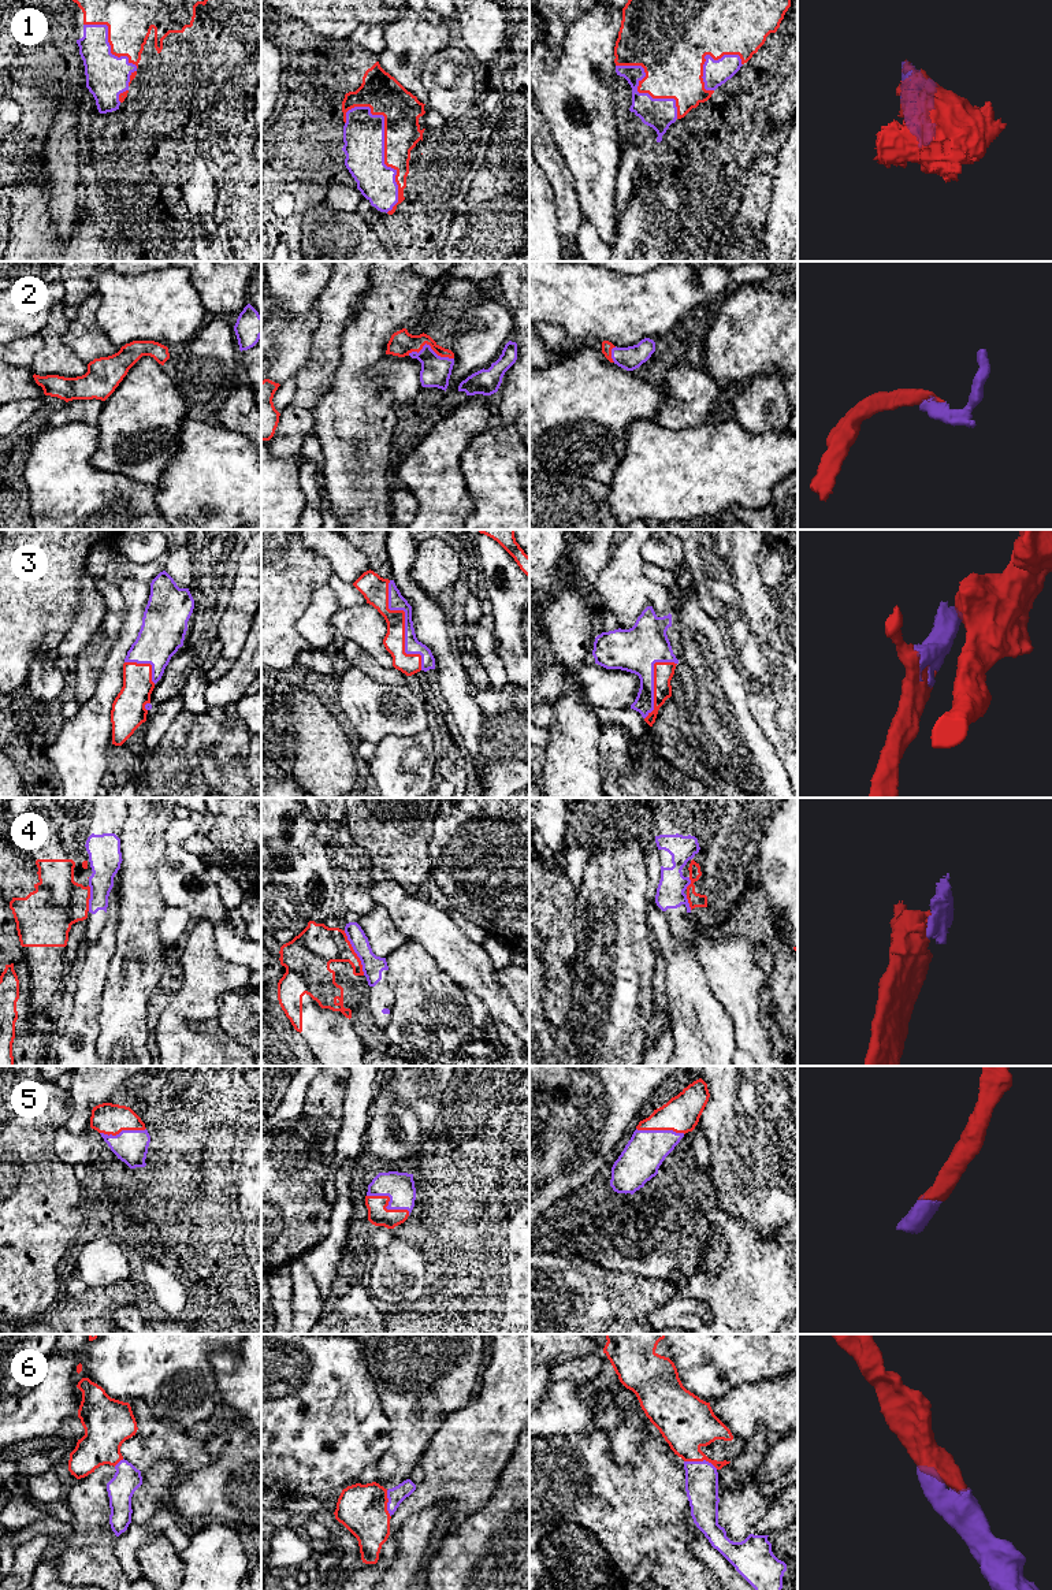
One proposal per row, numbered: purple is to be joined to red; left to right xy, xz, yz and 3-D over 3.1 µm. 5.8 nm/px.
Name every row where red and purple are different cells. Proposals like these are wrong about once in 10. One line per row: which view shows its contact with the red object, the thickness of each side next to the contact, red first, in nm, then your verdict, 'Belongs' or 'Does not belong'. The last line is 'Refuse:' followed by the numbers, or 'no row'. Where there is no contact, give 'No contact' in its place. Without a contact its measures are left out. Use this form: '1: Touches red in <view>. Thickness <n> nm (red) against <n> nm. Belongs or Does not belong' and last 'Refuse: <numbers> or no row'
1: Touches red in xz. Thickness 220 nm (red) against 240 nm. Belongs
2: Touches red in xz. Thickness 150 nm (red) against 180 nm. Belongs
3: Touches red in xz. Thickness 140 nm (red) against 100 nm. Belongs
4: Touches red in xz. Thickness 260 nm (red) against 130 nm. Does not belong
5: Touches red in xz. Thickness 120 nm (red) against 180 nm. Belongs
6: Touches red in yz. Thickness 320 nm (red) against 190 nm. Belongs
Refuse: 4

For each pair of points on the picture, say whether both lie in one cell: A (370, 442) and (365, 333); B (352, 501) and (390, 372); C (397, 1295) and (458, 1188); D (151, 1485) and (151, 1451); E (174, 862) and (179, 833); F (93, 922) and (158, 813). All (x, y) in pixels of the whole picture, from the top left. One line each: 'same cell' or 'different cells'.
A: same cell
B: different cells
C: same cell
D: different cells
E: same cell
F: different cells

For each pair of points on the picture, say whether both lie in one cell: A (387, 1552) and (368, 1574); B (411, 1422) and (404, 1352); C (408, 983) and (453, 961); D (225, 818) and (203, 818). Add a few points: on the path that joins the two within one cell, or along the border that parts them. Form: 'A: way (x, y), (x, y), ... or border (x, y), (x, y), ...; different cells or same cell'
A: way (385, 1557), (374, 1571); same cell
B: way (411, 1404), (411, 1370); same cell
C: border (420, 943), (431, 959), (460, 988); different cells
D: border (209, 812), (214, 817), (214, 825), (207, 833); different cells

